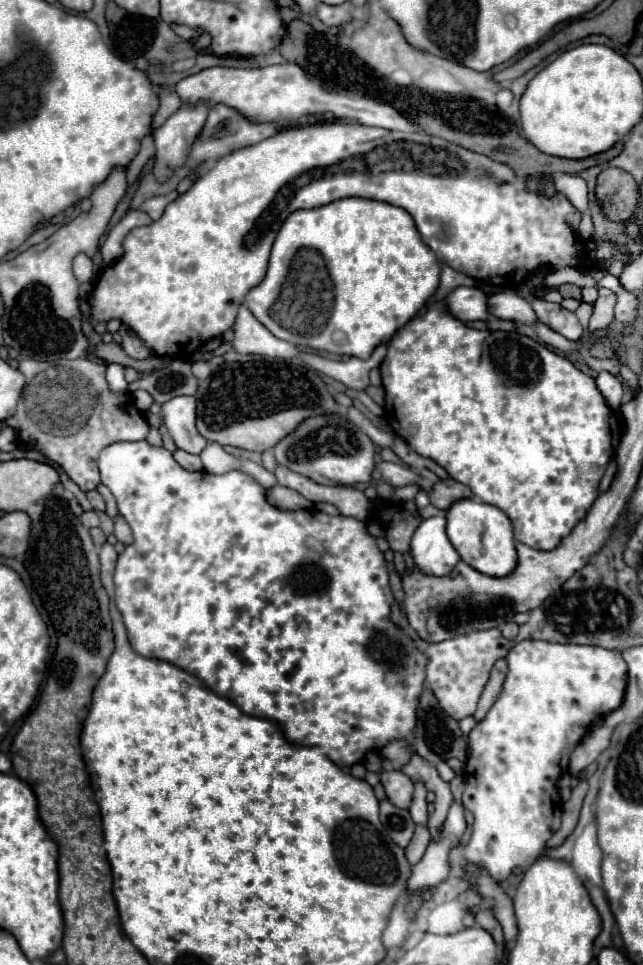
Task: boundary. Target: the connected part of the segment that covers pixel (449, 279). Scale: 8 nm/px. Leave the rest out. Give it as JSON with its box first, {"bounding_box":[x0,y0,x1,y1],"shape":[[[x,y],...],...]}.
{"bounding_box":[429,265,477,303],"shape":[[[441,265],[441,285],[439,285],[439,291],[429,299],[429,303],[437,301],[437,299],[445,299],[453,289],[457,289],[461,285],[473,287],[473,285],[477,285],[477,281],[467,277],[465,273],[459,273],[455,269],[451,269],[449,265]]]}

